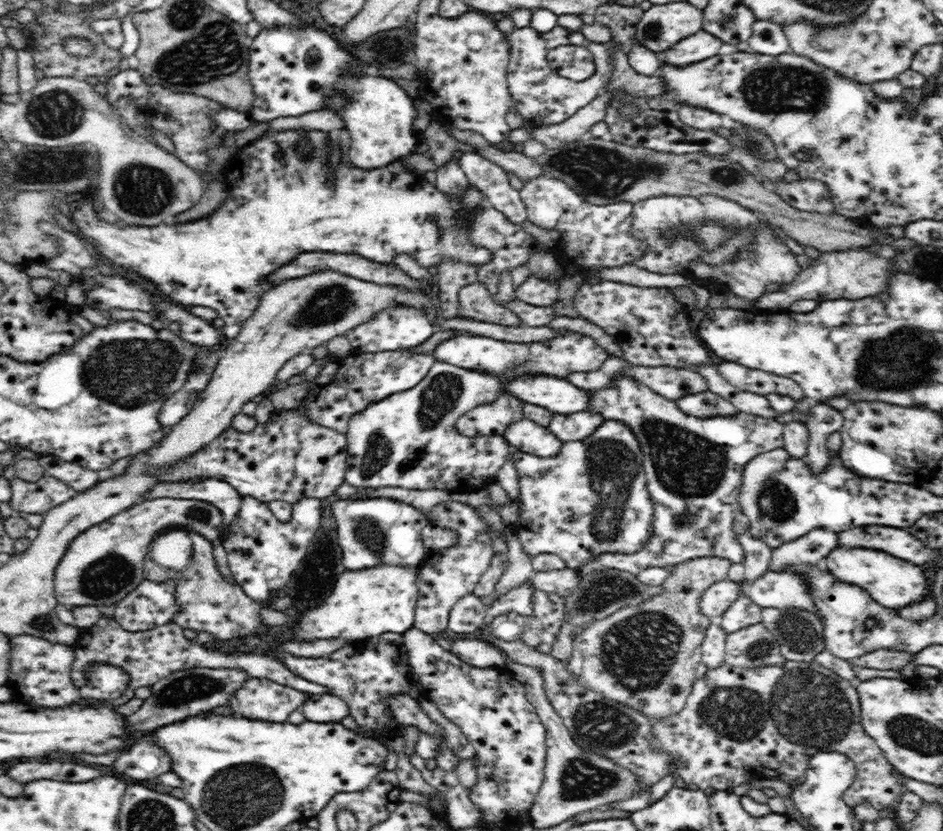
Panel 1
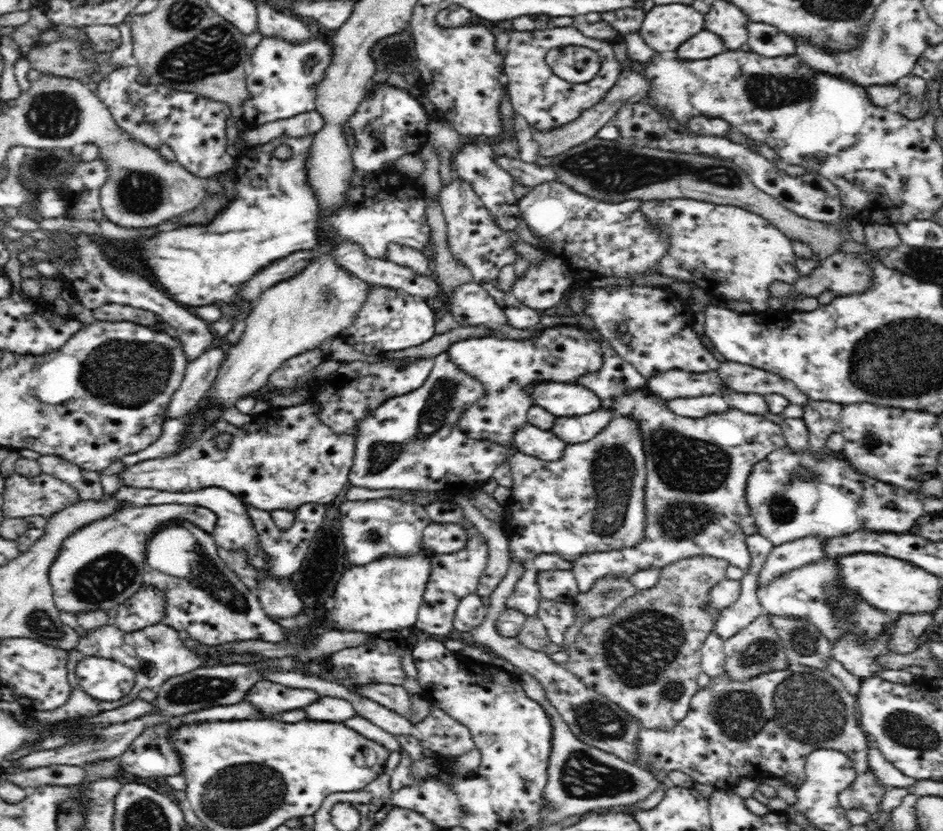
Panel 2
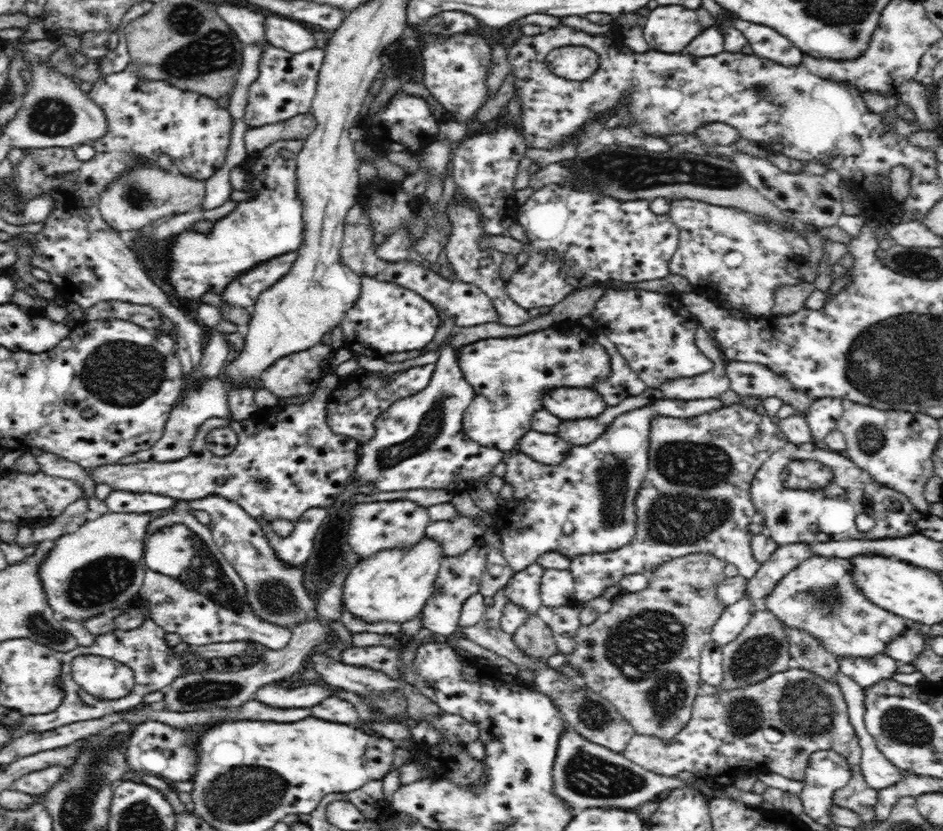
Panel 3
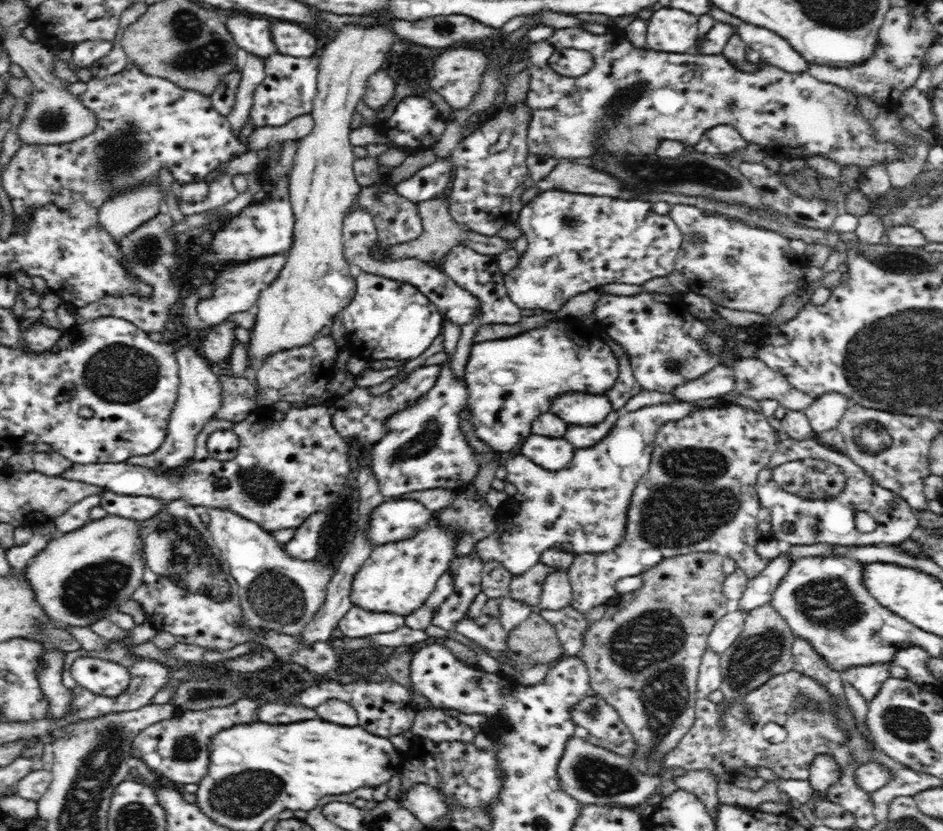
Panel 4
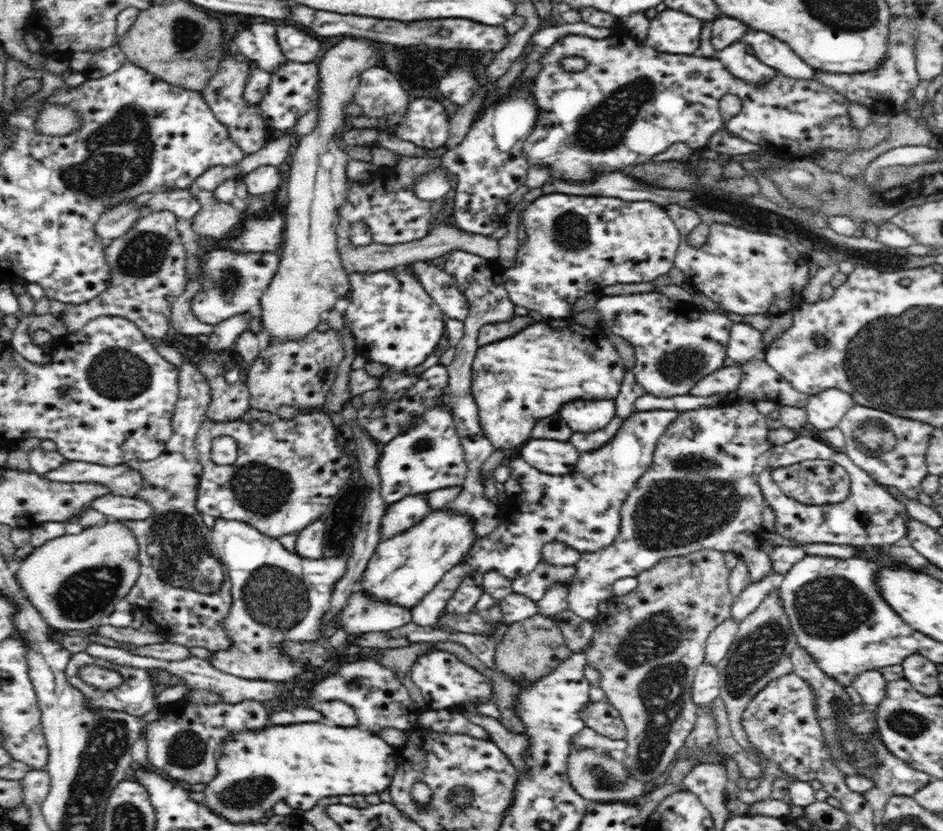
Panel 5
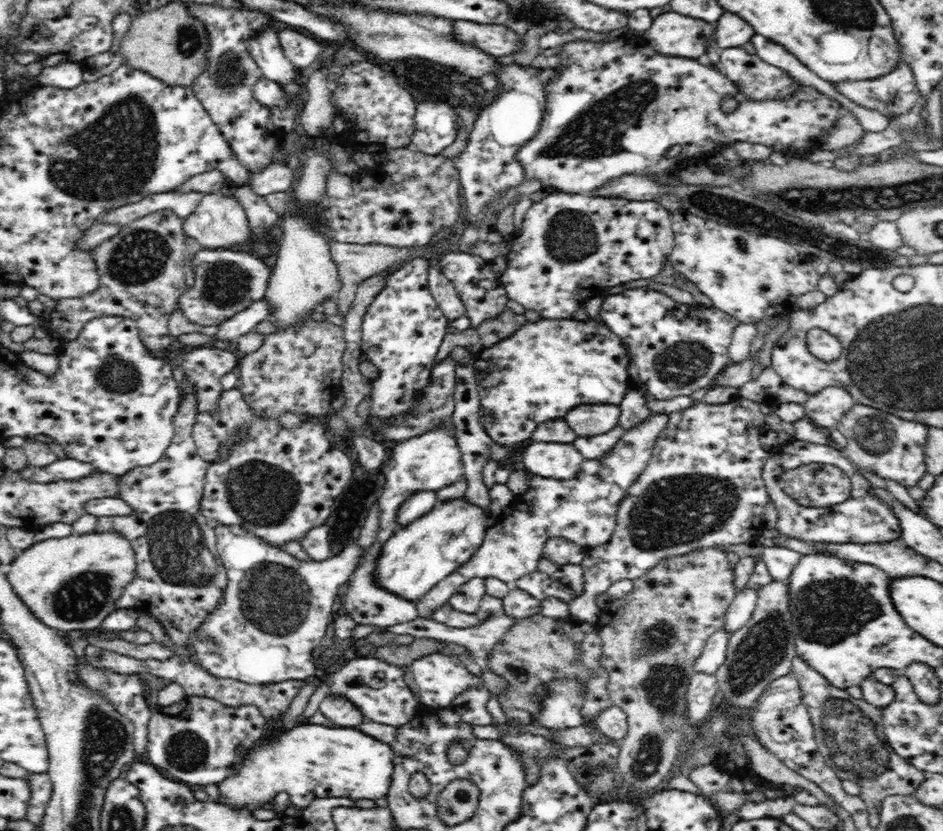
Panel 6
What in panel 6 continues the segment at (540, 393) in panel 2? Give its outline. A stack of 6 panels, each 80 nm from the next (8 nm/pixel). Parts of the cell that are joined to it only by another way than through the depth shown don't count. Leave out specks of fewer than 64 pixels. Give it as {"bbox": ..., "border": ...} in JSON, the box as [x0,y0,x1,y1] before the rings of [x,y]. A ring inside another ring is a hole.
{"bbox":[566,405,621,437],"border":[[[580,405],[568,412],[566,422],[578,437],[606,434],[619,425],[621,411],[616,405]]]}

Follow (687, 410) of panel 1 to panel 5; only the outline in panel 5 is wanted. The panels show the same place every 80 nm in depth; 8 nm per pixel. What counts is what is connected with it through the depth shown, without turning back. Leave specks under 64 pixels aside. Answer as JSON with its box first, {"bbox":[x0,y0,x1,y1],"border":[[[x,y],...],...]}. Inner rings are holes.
{"bbox":[411,410,679,626],"border":[[[641,410],[638,414],[630,416],[626,422],[622,423],[622,428],[614,436],[614,440],[610,440],[610,444],[606,444],[604,448],[600,448],[596,452],[581,454],[574,472],[568,476],[548,476],[536,468],[530,467],[530,464],[527,464],[521,456],[513,459],[508,467],[512,478],[522,485],[522,490],[514,496],[516,512],[512,506],[512,516],[508,516],[512,520],[498,518],[496,528],[492,532],[488,532],[486,537],[480,537],[468,556],[459,565],[446,572],[442,580],[436,583],[436,586],[422,600],[411,607],[411,619],[420,626],[436,624],[438,616],[445,610],[450,597],[458,590],[462,579],[476,571],[484,576],[494,574],[505,582],[526,576],[543,560],[543,548],[550,542],[563,543],[585,555],[611,546],[617,540],[618,532],[620,532],[619,512],[622,502],[628,498],[629,492],[636,487],[638,480],[649,470],[658,440],[666,434],[669,424],[676,420],[679,414],[679,412],[670,410]]]}

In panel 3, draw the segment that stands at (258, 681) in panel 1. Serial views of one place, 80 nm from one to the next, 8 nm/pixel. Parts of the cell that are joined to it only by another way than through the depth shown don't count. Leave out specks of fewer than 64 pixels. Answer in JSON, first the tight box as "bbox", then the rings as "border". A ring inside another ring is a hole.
{"bbox":[254,684,332,708],"border":[[[268,684],[259,688],[254,697],[268,706],[276,708],[312,708],[320,704],[320,700],[332,694],[326,686],[300,686],[300,688],[286,689],[277,684]]]}

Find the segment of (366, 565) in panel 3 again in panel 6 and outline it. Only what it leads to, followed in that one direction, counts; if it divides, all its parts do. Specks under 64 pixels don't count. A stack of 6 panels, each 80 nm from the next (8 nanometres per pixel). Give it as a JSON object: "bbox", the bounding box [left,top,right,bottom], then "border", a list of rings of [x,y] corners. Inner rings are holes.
{"bbox":[375,496,491,602],"border":[[[465,496],[438,501],[430,512],[426,512],[412,522],[400,526],[394,536],[384,544],[382,556],[378,557],[375,564],[375,579],[386,590],[415,602],[441,580],[444,580],[446,576],[457,571],[463,564],[466,564],[466,561],[474,557],[478,548],[482,546],[482,542],[486,538],[486,531],[491,524],[488,512],[468,502]]]}

